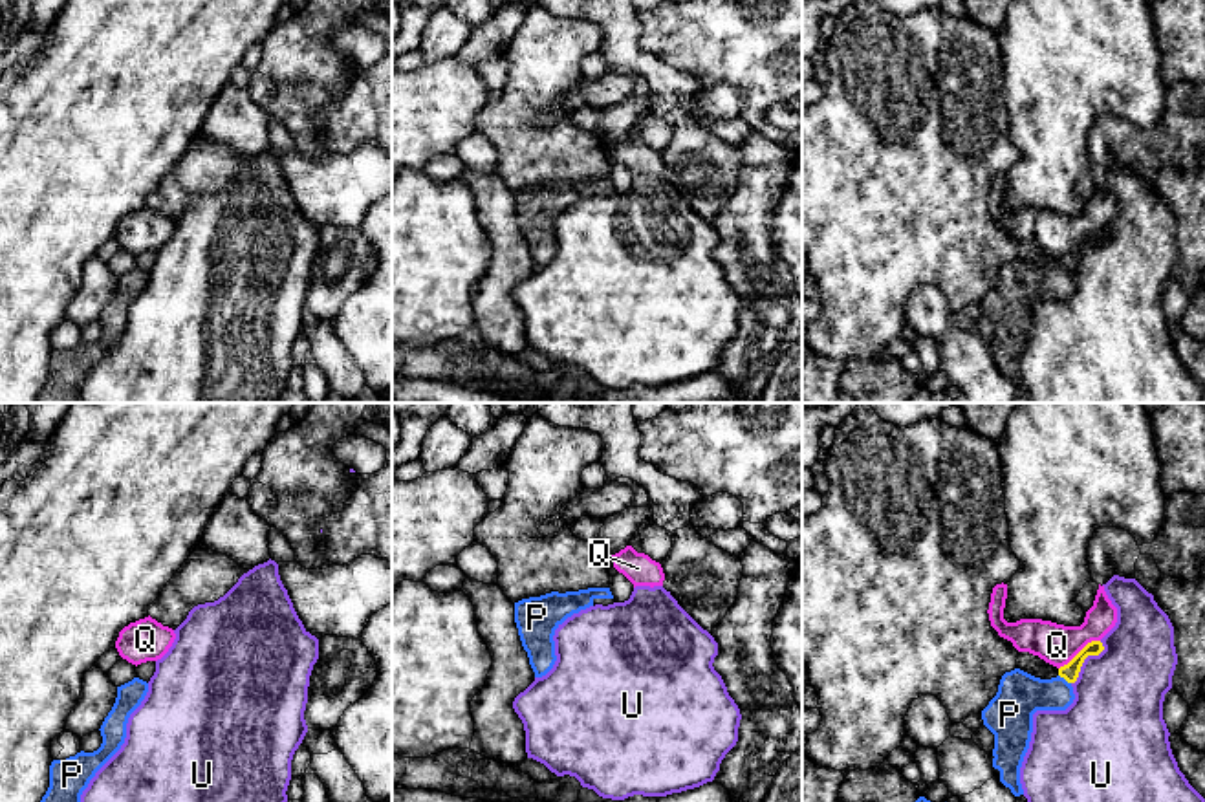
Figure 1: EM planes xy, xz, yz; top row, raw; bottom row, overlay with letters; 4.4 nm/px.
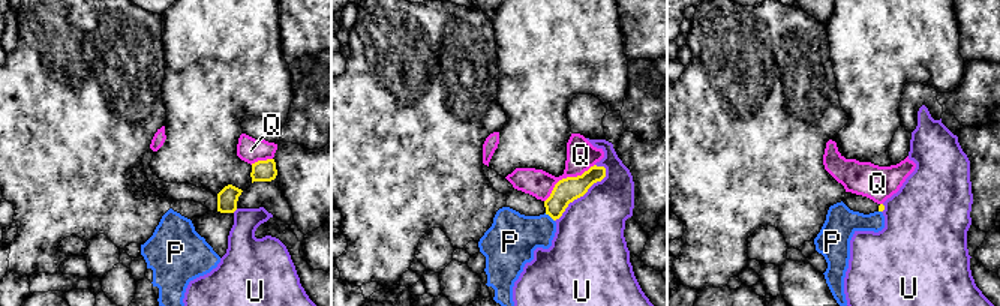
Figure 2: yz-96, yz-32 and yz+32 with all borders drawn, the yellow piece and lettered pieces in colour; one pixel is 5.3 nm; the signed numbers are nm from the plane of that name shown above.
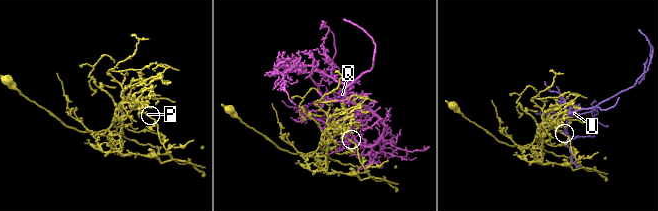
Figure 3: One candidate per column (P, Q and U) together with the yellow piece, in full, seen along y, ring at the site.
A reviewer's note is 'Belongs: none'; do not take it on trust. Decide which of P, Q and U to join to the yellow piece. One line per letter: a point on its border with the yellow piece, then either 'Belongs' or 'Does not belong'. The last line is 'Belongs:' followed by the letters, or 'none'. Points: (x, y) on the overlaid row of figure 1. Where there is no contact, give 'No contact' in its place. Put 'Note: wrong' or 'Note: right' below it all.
P: Touches yellow at yz (1064, 678). Does not belong
Q: Touches yellow at yz (1081, 650). Does not belong
U: Touches yellow at yz (1085, 658). Does not belong
Belongs: none
Note: right

